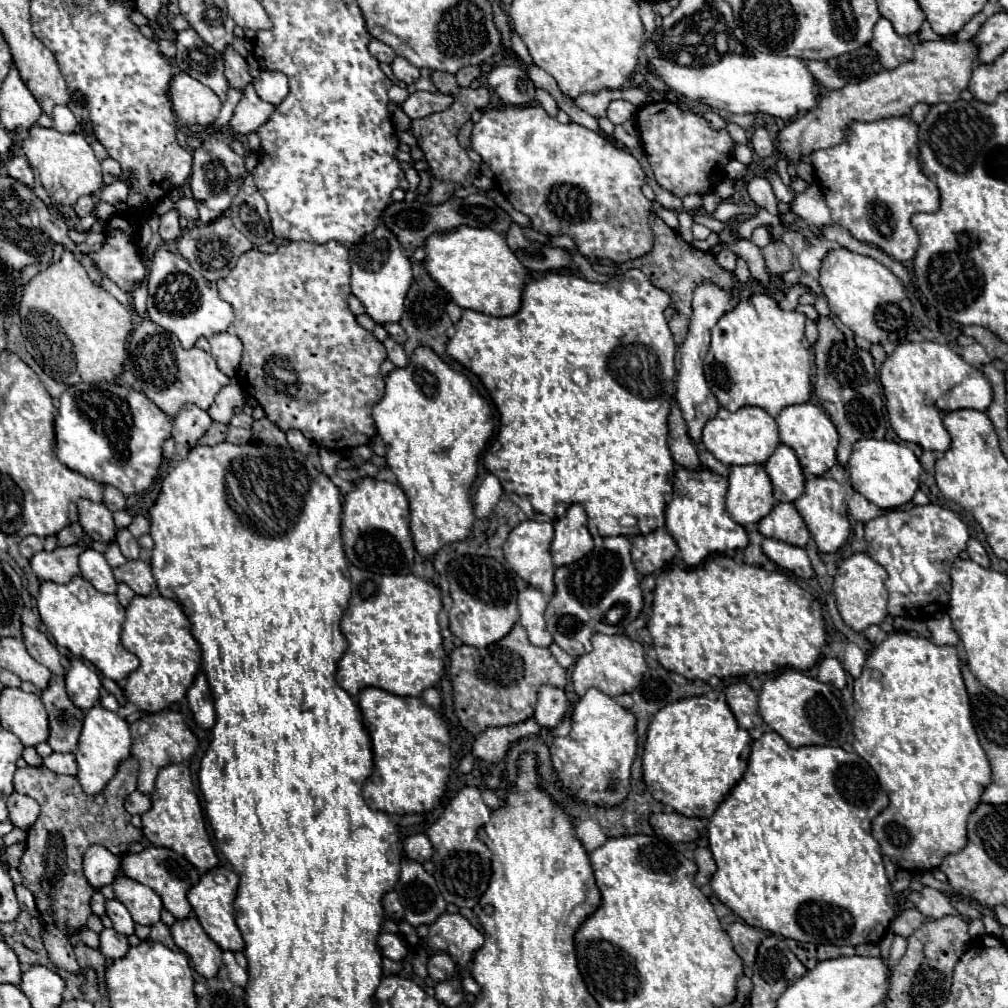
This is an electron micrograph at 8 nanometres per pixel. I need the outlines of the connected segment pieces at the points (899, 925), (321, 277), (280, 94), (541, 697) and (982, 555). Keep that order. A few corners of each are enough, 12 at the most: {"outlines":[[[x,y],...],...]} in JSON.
{"outlines":[[[916,908],[904,910],[894,920],[894,934],[908,938],[922,926]],[[252,248],[216,284],[284,432],[368,444],[386,350],[348,250]],[[260,72],[254,88],[278,106],[288,96],[282,72]],[[544,684],[538,690],[534,718],[554,728],[568,710],[562,688]],[[968,540],[968,556],[980,564],[990,566],[984,546],[974,540]]]}

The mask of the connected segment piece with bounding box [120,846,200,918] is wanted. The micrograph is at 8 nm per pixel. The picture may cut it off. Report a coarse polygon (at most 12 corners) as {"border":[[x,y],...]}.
{"border":[[148,846],[122,858],[120,874],[150,886],[176,918],[198,870],[174,850]]}

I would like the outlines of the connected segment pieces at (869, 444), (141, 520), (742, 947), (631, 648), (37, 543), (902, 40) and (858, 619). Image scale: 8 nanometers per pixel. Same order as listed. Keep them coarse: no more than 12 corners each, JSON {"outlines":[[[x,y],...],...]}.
{"outlines":[[[862,438],[848,472],[880,508],[912,500],[922,466],[890,440]],[[134,516],[128,526],[136,538],[150,532],[150,522],[144,516]],[[746,922],[726,928],[746,968],[754,966],[762,932]],[[594,634],[574,664],[578,696],[616,698],[646,672],[644,648],[624,634]],[[38,536],[20,540],[20,554],[30,560],[44,550],[44,540]],[[886,18],[874,26],[870,48],[894,70],[914,58],[910,38],[896,34]],[[866,552],[834,576],[836,606],[856,632],[888,616],[886,570]]]}

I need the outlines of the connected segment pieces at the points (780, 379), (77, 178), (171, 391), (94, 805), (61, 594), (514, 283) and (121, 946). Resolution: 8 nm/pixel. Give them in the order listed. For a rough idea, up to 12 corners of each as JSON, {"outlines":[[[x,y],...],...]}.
{"outlines":[[[770,292],[712,328],[708,388],[730,412],[808,402],[806,316]],[[34,126],[22,144],[48,196],[74,206],[104,186],[78,132]],[[152,320],[130,334],[130,372],[170,416],[208,410],[232,382],[210,352]],[[138,760],[88,796],[46,766],[14,774],[42,812],[20,860],[50,960],[74,956],[96,892],[88,846],[126,854]],[[82,576],[42,582],[58,646],[122,682],[140,666],[120,642],[124,608]],[[490,228],[434,234],[426,270],[458,306],[520,310],[530,272]],[[114,928],[100,934],[100,952],[108,960],[124,958],[130,944]]]}

